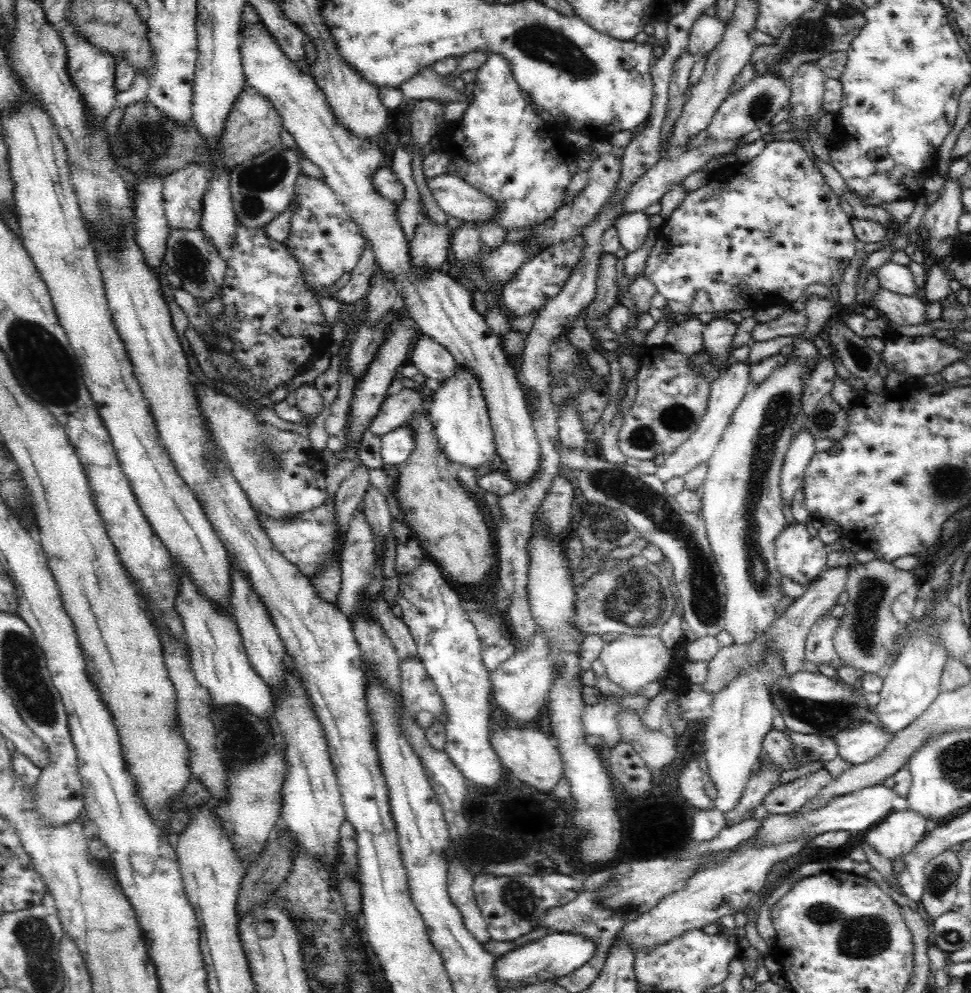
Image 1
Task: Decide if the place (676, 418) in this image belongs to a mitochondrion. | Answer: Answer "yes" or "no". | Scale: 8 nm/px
yes

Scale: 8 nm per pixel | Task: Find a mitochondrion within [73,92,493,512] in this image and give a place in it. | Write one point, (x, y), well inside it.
(257, 183)

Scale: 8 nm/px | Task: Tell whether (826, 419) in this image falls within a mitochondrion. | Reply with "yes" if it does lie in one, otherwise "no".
yes

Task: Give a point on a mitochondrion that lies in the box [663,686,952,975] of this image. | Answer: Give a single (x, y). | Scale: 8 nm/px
(859, 936)

